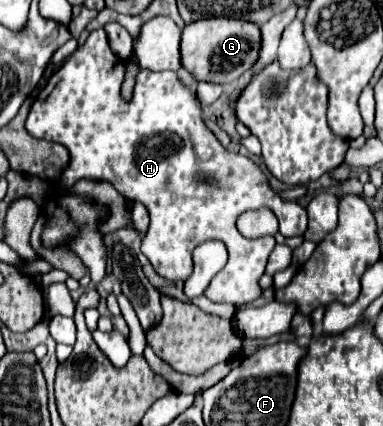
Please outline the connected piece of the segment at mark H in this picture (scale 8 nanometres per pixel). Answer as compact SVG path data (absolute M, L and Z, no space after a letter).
M96 29L90 33L84 47L74 51L66 59L62 69L50 77L48 85L40 91L38 99L34 101L26 121L28 133L38 139L60 143L70 151L70 165L62 173L58 187L72 187L80 179L108 181L126 199L136 199L142 205L146 205L150 213L150 227L146 237L142 239L142 253L150 259L156 273L170 281L182 281L192 273L192 251L198 243L210 239L224 241L230 251L230 261L216 275L216 279L212 279L204 295L214 303L226 301L232 305L250 303L258 299L262 295L258 281L264 275L272 243L268 243L268 237L262 237L258 241L244 239L236 229L238 215L248 209L268 207L272 211L278 211L278 219L282 219L282 235L296 237L304 235L306 231L306 209L300 207L296 201L282 199L270 187L266 175L250 157L226 151L220 145L220 141L212 137L212 131L202 121L200 99L186 89L186 85L176 77L174 71L154 73L140 69L130 101L126 101L120 95L124 75L126 61L110 49L106 31Z

